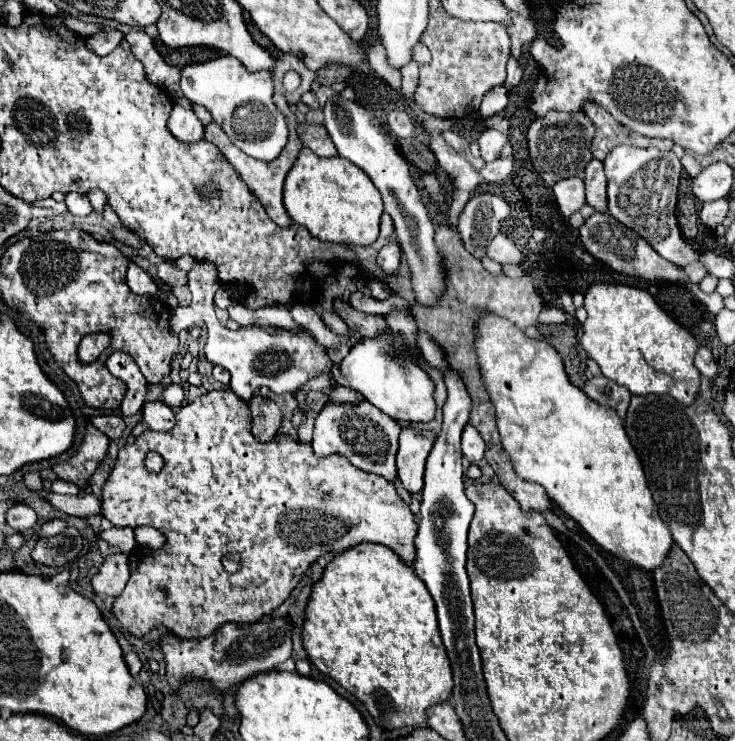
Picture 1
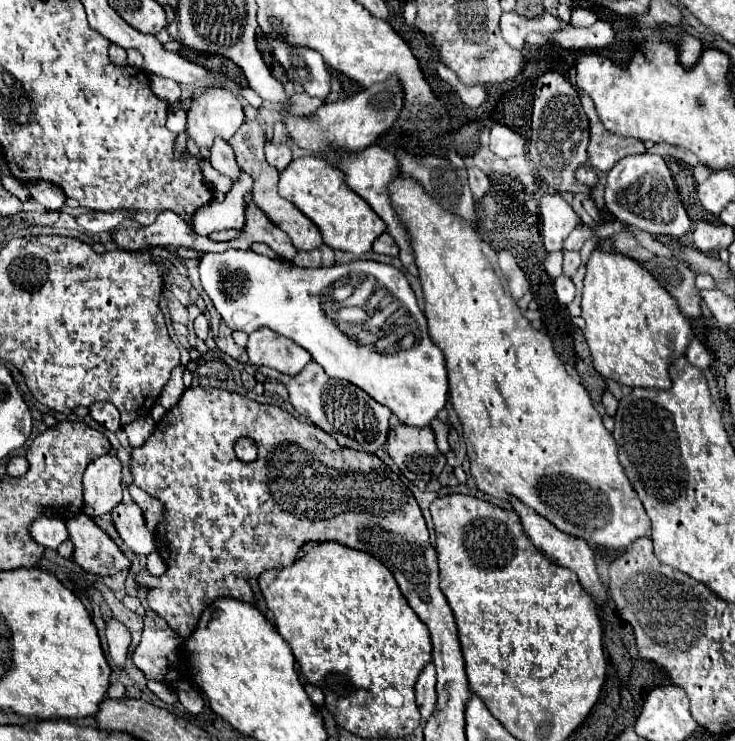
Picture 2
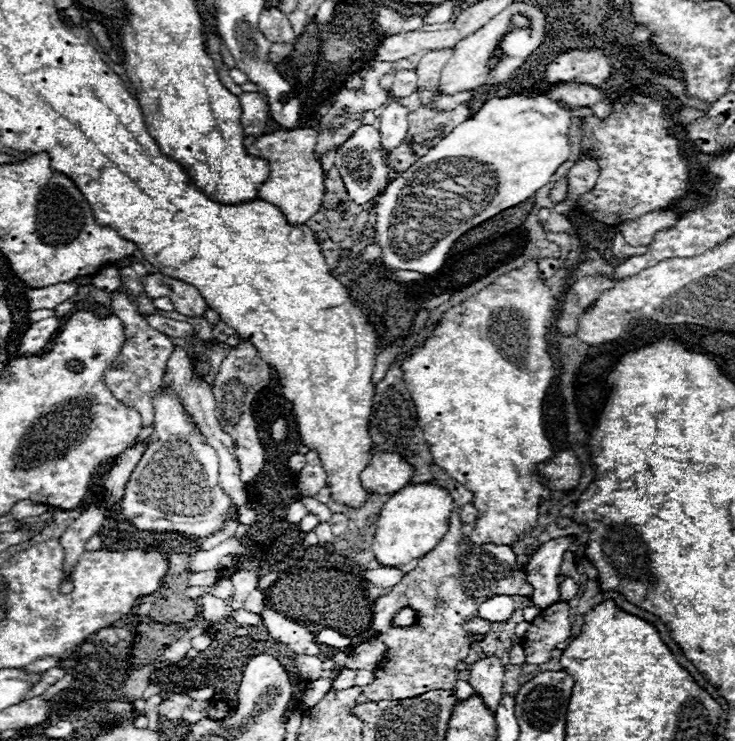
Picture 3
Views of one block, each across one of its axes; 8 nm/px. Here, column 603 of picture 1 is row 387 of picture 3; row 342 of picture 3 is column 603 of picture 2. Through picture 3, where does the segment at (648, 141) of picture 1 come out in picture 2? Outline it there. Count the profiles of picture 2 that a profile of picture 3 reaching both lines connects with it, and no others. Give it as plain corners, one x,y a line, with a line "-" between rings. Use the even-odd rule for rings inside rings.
578,90
578,94
580,94
582,106
584,106
584,112
590,118
590,146
588,146
590,158
588,158
588,162
594,168
598,168
602,172
608,172
624,156
646,152
644,144
638,142
636,138
622,138
622,136
610,134
602,126
598,114
596,114
594,102
590,102
590,96
586,96
582,90

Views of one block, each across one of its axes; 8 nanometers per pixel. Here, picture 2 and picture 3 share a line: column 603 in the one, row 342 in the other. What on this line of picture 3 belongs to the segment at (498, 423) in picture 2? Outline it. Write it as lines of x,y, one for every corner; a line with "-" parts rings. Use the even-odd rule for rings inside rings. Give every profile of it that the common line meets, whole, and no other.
530,260
522,268
516,268
516,270
510,270
506,274
498,276
490,286
486,286
480,292
468,296
458,306
452,306
446,312
442,312
442,318
440,318
438,326
430,332
430,336
426,338
426,342
414,354
410,354
404,360
404,364
402,364
404,384
406,384
406,388
408,388
414,404
418,408
420,422
424,424
424,438
430,444
430,452
432,452
436,464
442,470
446,470
448,476
452,476
454,480
458,480
460,484
468,486
474,492
472,504
480,512
478,512
478,520
476,520
474,530
470,532
470,536
466,536
474,544
490,544
490,542
492,544
512,544
518,534
532,530
532,526
536,524
536,518
538,518
538,504
542,500
548,500
550,498
550,490
544,486
544,480
538,476
536,464
548,460
554,454
552,444
546,438
544,424
542,424
542,402
544,402
546,390
548,390
548,386
550,386
550,382
554,378
554,362
552,362
552,358
550,358
550,354
546,350
546,346
548,346
546,344
546,330
550,326
552,304
554,304
554,296
552,296
552,290
540,278
538,262
536,260

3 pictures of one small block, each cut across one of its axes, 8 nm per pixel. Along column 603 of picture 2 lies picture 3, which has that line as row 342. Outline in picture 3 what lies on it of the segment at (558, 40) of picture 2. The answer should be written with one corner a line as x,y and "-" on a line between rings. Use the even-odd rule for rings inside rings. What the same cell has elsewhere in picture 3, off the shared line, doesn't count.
44,318
44,320
32,324
26,330
26,334
22,336
20,354
22,356
34,356
34,354
38,354
38,350
42,350
48,344
48,340
56,334
58,328
60,328
58,318

